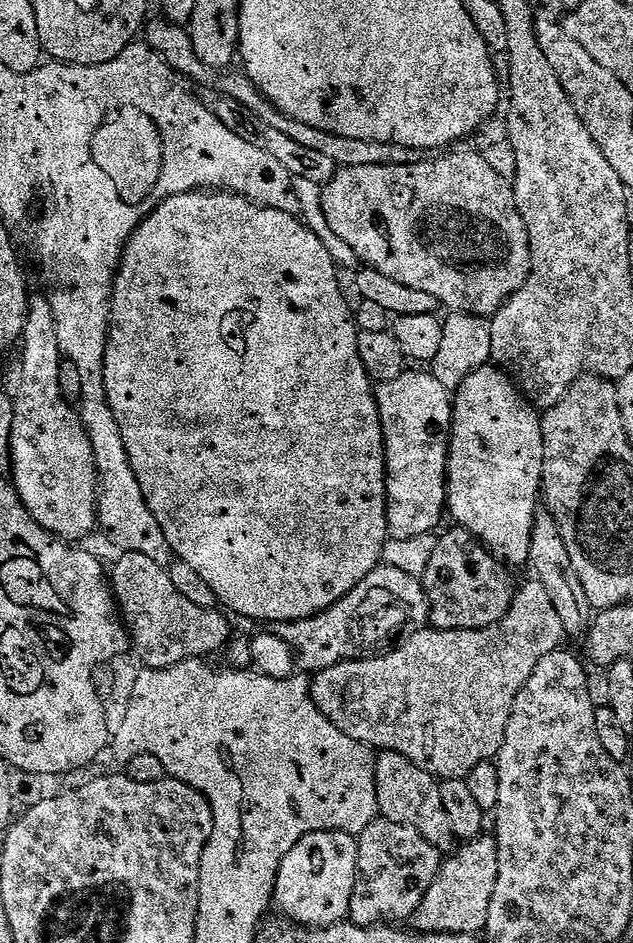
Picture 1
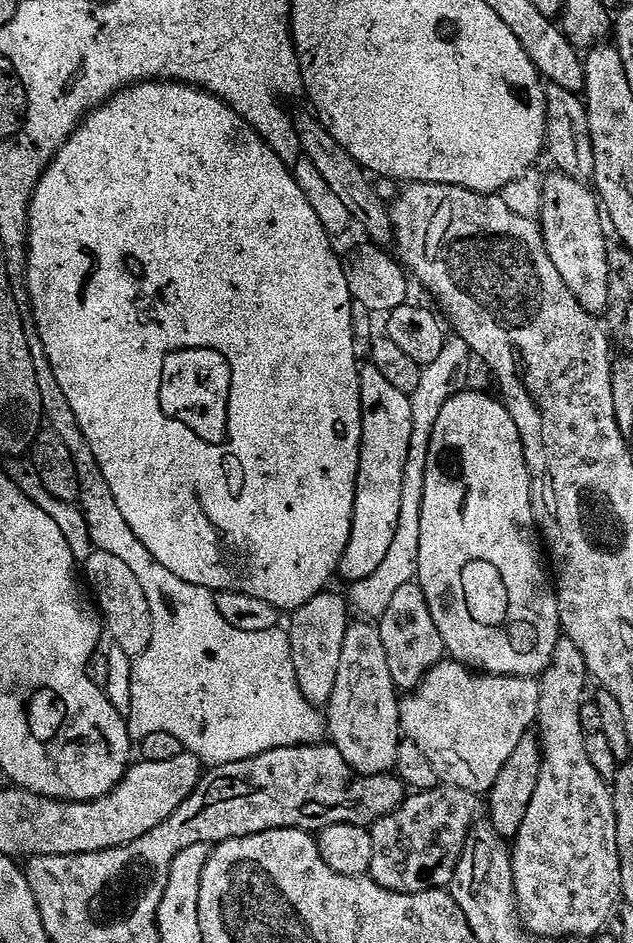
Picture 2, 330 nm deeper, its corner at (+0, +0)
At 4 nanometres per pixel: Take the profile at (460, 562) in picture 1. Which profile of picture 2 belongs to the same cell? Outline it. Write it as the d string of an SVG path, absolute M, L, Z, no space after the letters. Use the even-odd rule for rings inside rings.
M411 582L402 585L390 600L389 608L378 620L380 629L380 641L388 655L388 665L392 671L392 683L401 689L408 690L413 687L412 680L412 656L421 656L425 665L431 666L437 663L442 652L442 641L437 621L432 621L432 612L428 609L428 600L421 585Z

